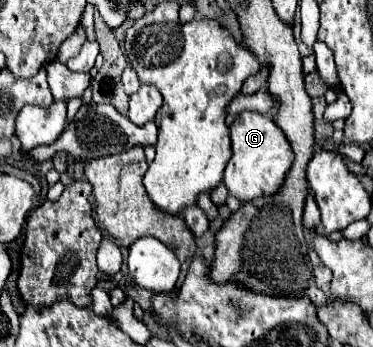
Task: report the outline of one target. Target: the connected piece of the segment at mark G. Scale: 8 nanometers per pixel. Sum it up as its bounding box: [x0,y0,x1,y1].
[224,112,294,202]

